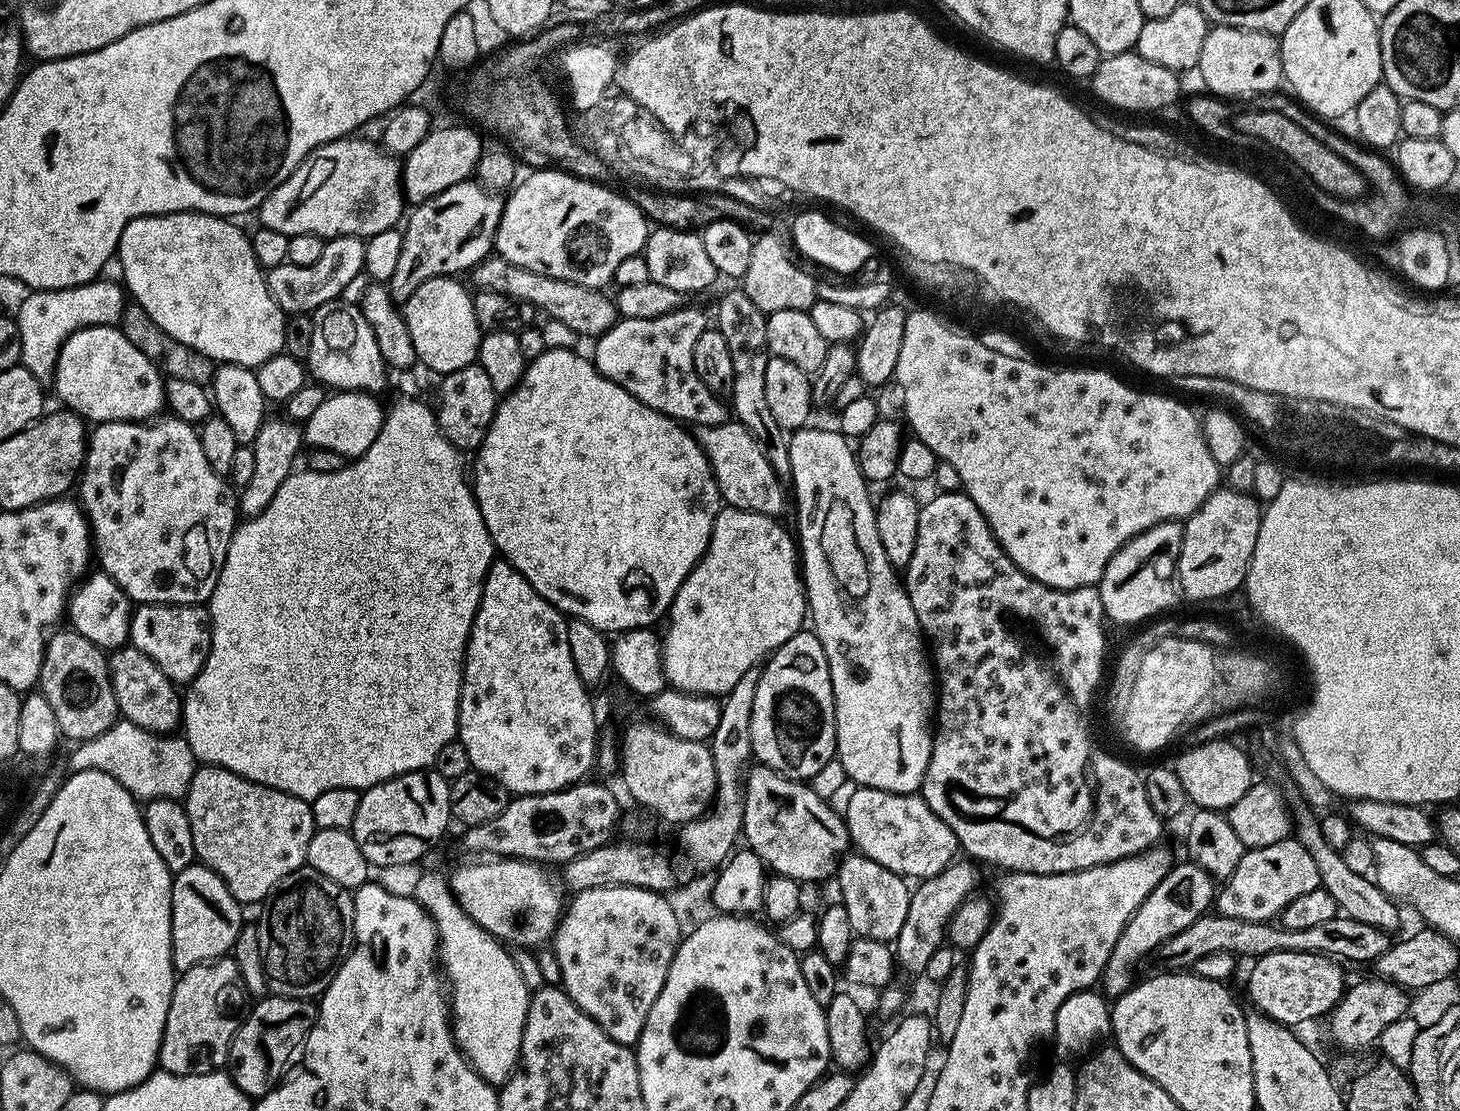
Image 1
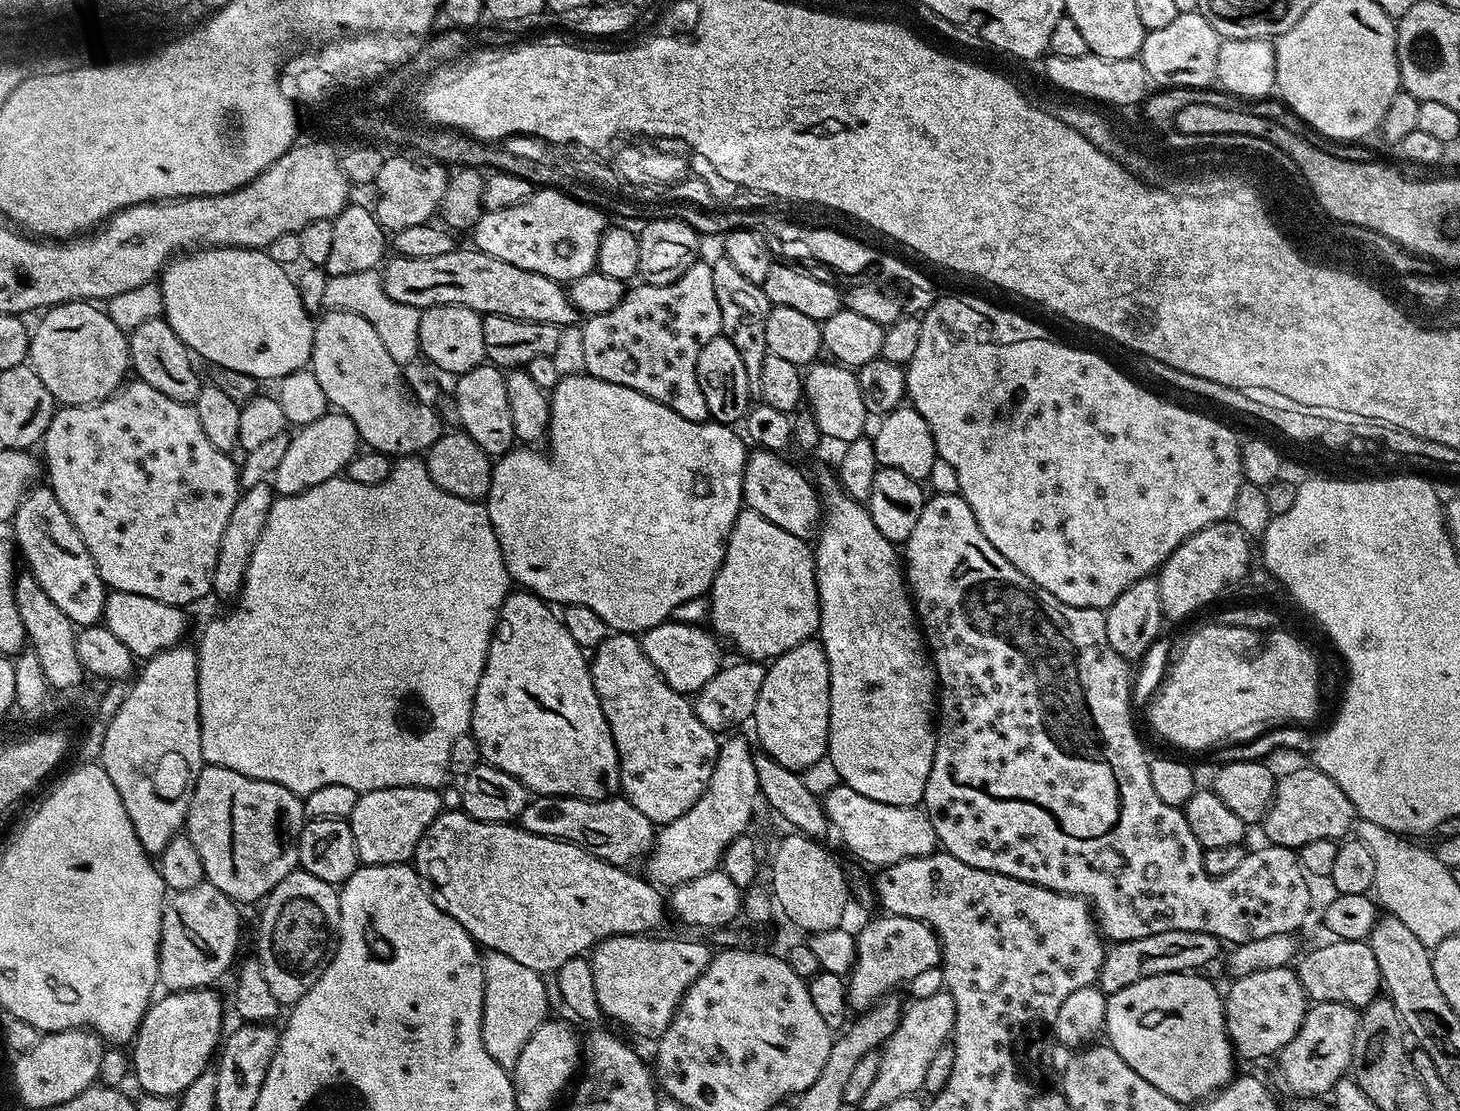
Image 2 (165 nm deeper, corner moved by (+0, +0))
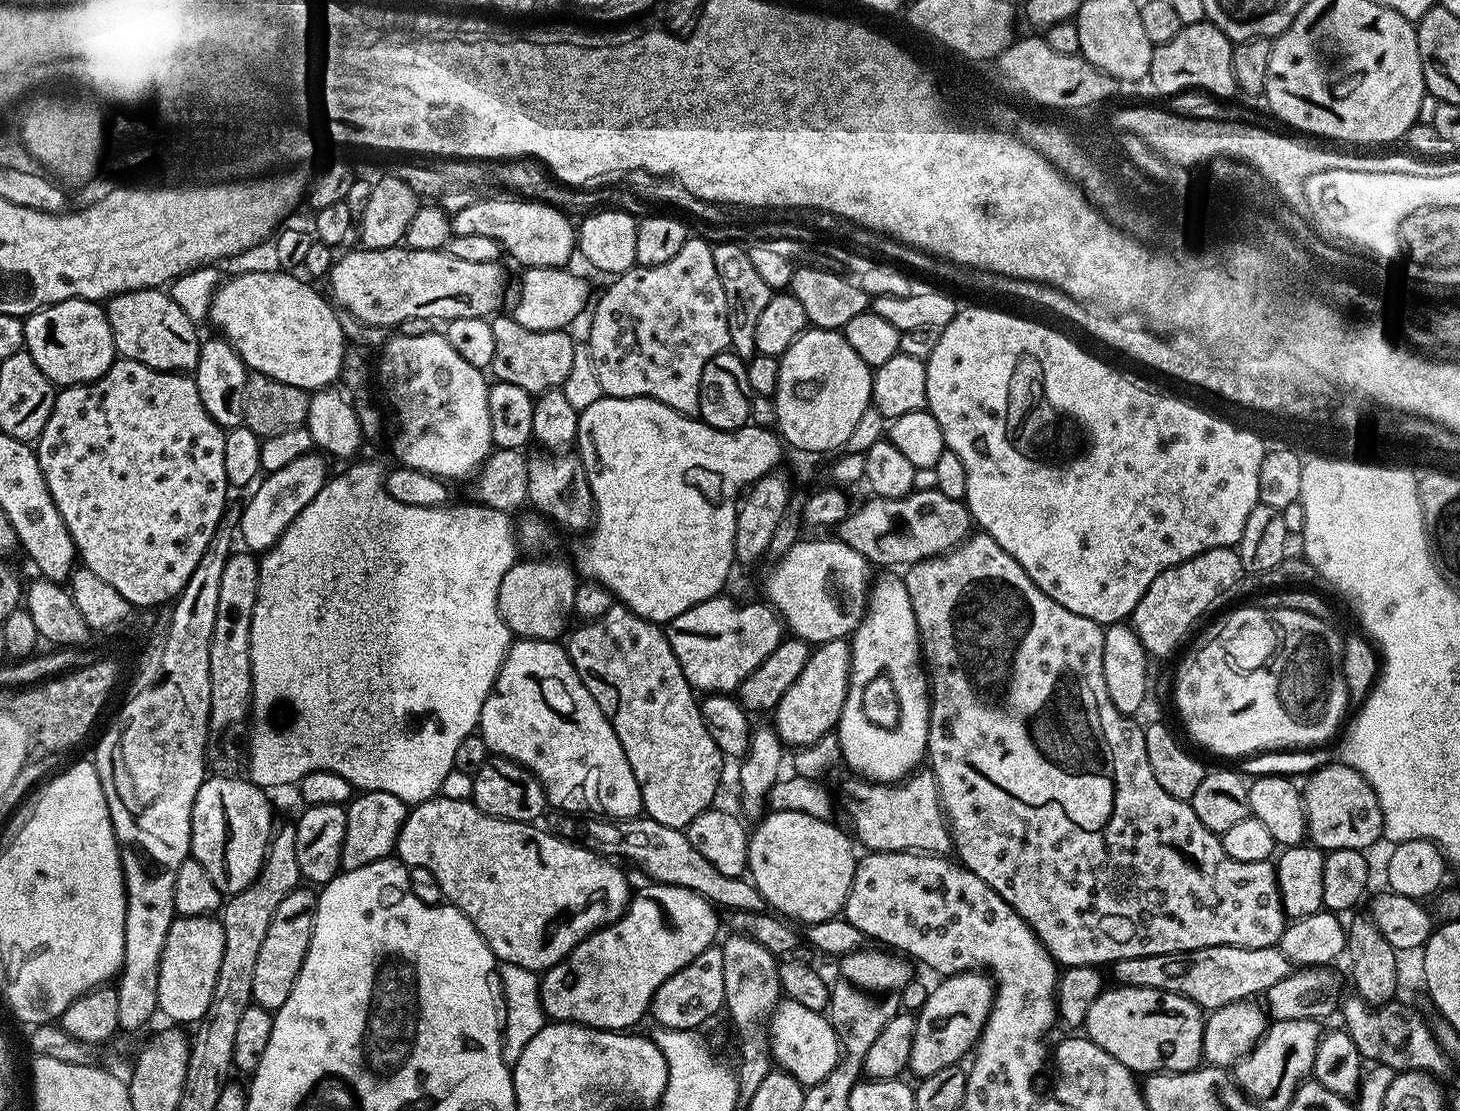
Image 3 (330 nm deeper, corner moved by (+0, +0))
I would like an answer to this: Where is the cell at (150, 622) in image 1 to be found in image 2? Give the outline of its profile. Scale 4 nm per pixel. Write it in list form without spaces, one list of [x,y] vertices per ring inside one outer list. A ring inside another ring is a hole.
[[[109,591],[104,598],[104,627],[119,638],[130,650],[133,657],[147,658],[172,648],[185,639],[184,631],[188,628],[188,620],[184,617],[185,609],[179,604],[158,602],[158,598],[146,598],[146,594],[130,594],[129,592]]]

